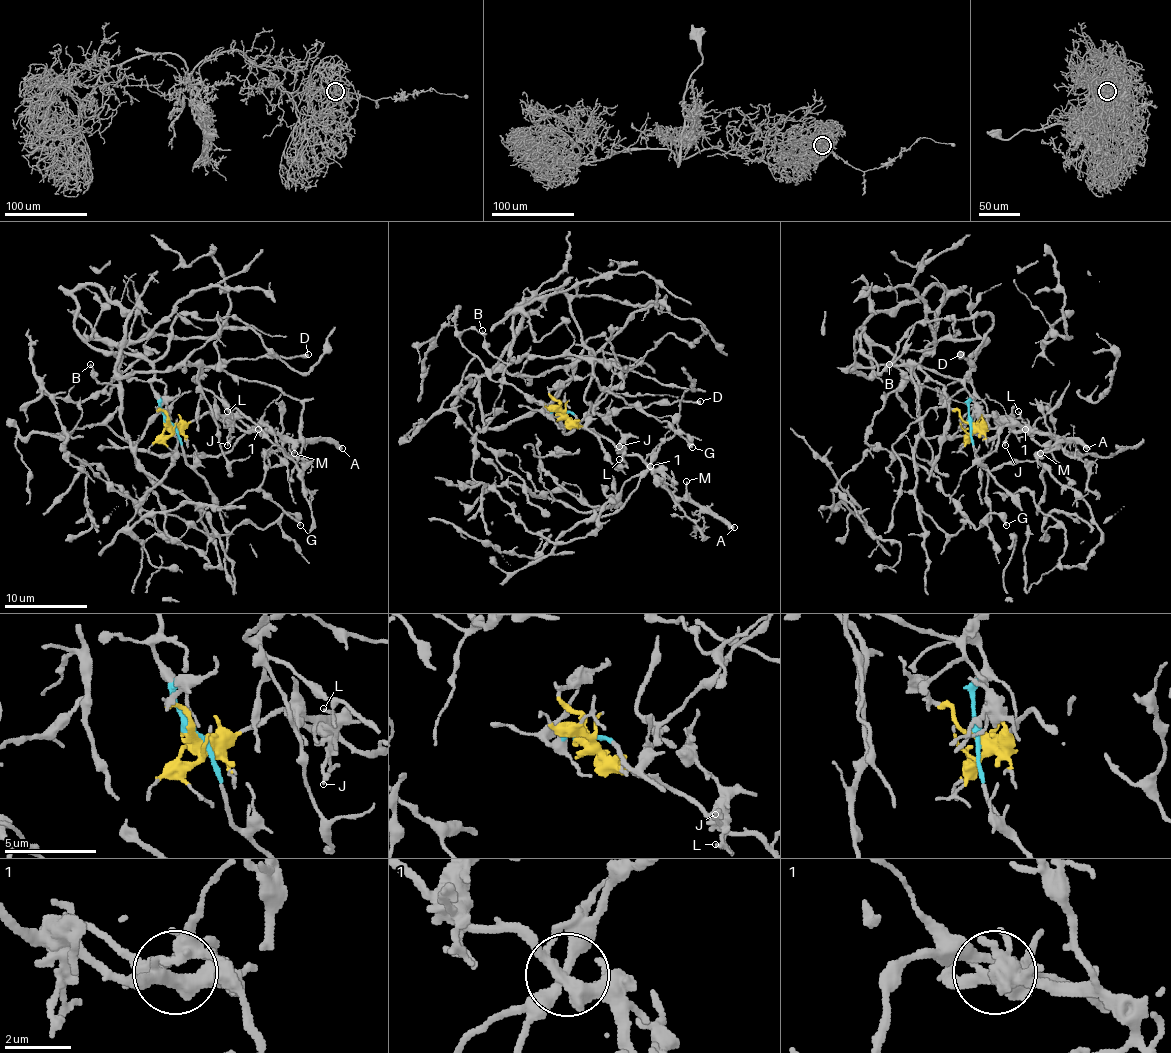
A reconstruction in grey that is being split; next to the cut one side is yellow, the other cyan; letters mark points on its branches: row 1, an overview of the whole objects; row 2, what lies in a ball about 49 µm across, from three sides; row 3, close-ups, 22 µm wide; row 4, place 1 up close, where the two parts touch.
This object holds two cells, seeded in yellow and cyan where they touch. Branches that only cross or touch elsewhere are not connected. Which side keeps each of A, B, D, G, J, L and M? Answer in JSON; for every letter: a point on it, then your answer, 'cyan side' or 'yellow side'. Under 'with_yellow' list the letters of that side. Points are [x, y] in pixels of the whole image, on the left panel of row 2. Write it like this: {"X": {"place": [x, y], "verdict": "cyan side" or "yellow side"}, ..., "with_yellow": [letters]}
{"A": {"place": [342, 448], "verdict": "yellow side"}, "B": {"place": [90, 364], "verdict": "cyan side"}, "D": {"place": [308, 354], "verdict": "cyan side"}, "G": {"place": [300, 525], "verdict": "cyan side"}, "J": {"place": [227, 445], "verdict": "yellow side"}, "L": {"place": [227, 411], "verdict": "yellow side"}, "M": {"place": [294, 453], "verdict": "yellow side"}, "with_yellow": ["A", "J", "L", "M"]}

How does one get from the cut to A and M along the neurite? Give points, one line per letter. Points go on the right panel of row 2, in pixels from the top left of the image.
A: (969, 423), (980, 425), (994, 413), (1013, 429), (1046, 431), (1054, 440), (1077, 440), (1085, 448)
M: (969, 423), (980, 425), (994, 413), (1013, 429), (1046, 431), (1056, 442), (1050, 450), (1040, 452)

